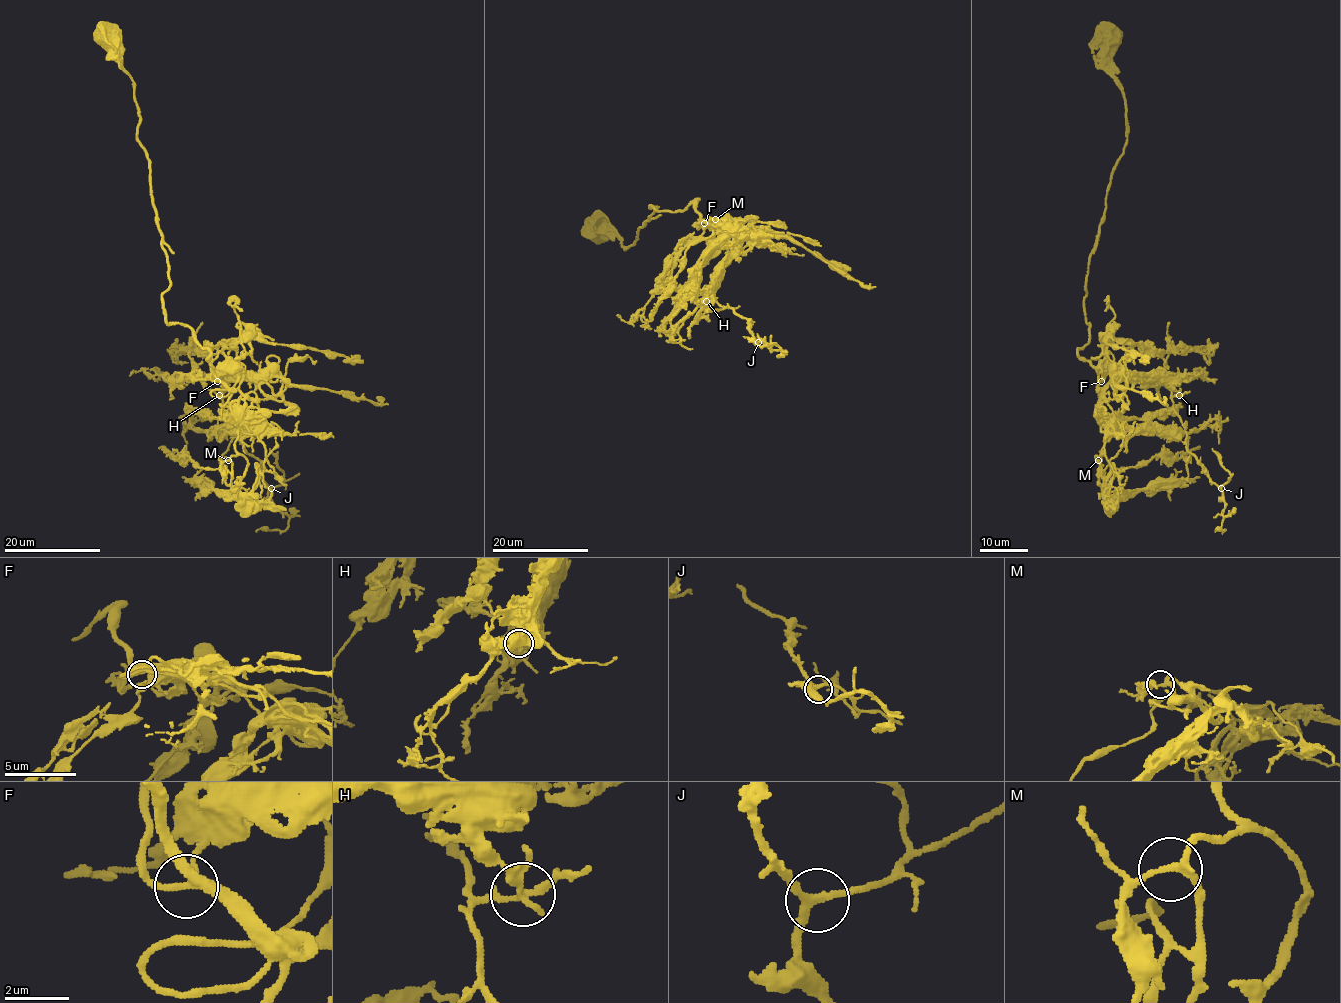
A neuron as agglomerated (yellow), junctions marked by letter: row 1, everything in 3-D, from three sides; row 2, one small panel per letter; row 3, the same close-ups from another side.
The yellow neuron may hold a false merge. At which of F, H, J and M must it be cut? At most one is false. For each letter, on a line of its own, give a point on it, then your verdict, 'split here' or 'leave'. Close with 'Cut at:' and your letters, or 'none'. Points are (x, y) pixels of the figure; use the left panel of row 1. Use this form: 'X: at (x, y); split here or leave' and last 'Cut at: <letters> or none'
F: at (217, 381); leave
H: at (219, 395); split here
J: at (271, 488); leave
M: at (228, 460); leave
Cut at: H

